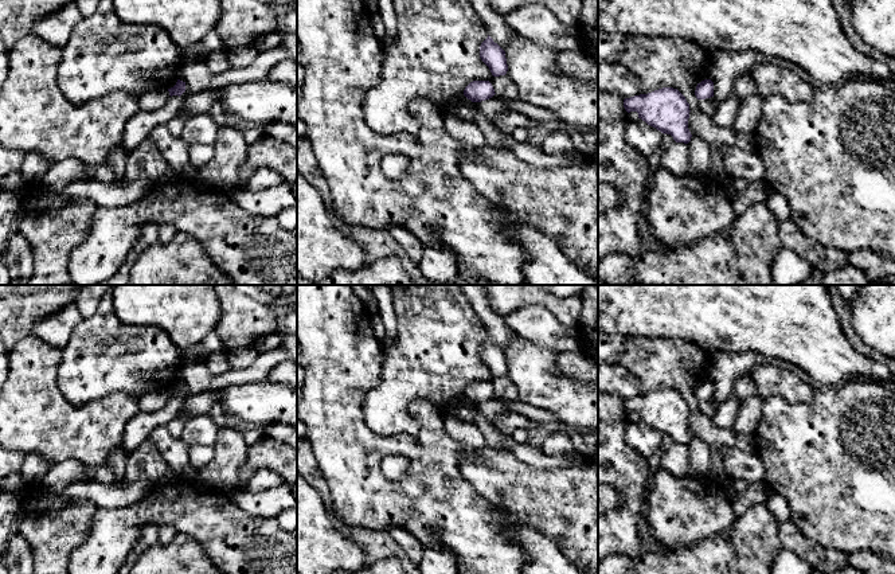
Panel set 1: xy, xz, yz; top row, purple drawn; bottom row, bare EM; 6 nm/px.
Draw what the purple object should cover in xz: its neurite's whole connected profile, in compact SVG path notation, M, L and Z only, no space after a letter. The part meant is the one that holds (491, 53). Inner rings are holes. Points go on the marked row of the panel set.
M489 35L480 46L480 58L489 67L493 77L507 74L505 51Z

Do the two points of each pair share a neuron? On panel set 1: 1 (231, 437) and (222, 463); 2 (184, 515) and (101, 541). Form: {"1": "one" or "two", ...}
{"1": "one", "2": "one"}

